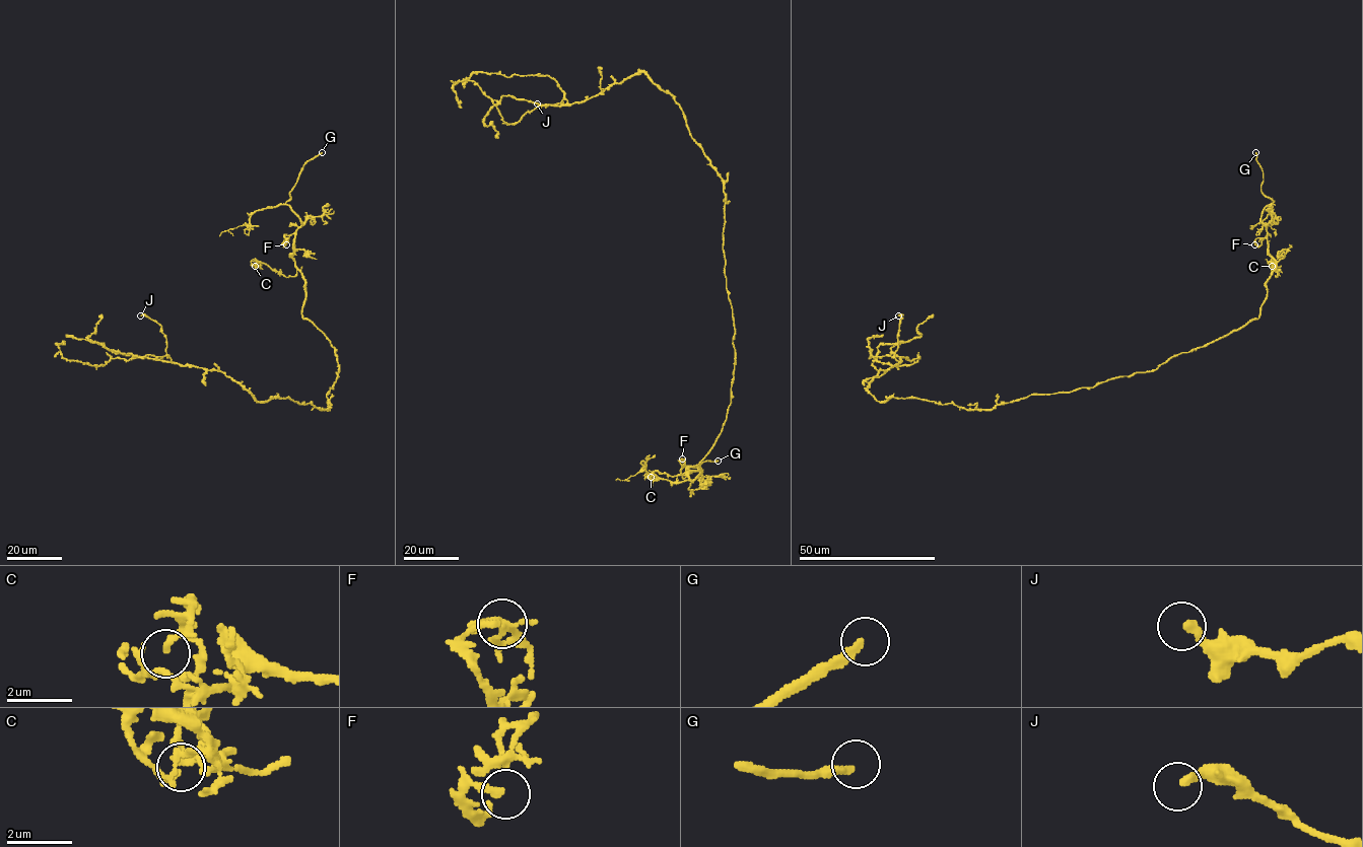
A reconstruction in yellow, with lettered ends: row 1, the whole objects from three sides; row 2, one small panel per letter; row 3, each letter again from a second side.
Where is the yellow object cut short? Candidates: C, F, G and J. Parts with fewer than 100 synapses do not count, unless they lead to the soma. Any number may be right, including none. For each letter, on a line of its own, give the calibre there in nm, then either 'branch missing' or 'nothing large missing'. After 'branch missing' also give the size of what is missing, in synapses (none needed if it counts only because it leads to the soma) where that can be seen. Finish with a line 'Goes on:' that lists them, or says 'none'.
C: 160 nm | nothing large missing
F: 150 nm | nothing large missing
G: 240 nm | branch missing
J: 260 nm | nothing large missing
Goes on: G

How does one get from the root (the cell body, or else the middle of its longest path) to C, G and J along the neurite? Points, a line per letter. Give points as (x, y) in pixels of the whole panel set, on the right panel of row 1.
C: (1034, 394), (1152, 371), (1241, 328), (1259, 318), (1266, 281), (1278, 275), (1272, 266)
G: (1034, 394), (1152, 371), (1259, 318), (1275, 261), (1261, 220), (1274, 201), (1261, 190), (1255, 152)
J: (1034, 394), (992, 409), (966, 410), (918, 398), (878, 402), (867, 387), (880, 370), (898, 363), (898, 315)

